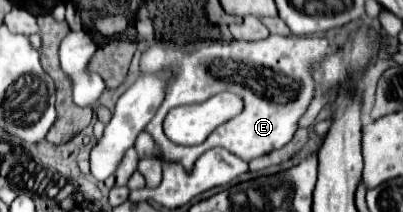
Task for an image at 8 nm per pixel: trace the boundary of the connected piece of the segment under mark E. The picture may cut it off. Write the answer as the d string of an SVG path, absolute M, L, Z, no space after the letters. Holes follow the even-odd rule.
M269 35L269 39L257 41L257 43L247 43L247 41L233 41L233 43L209 43L209 45L201 45L193 51L179 51L175 47L167 47L167 45L153 45L149 47L143 55L141 55L141 65L139 71L141 73L155 73L155 71L169 71L173 73L169 77L169 83L165 87L165 99L159 105L155 117L151 119L151 123L145 127L145 133L149 133L159 149L159 157L169 161L169 163L179 163L185 169L191 169L193 163L197 161L197 157L213 147L223 147L229 153L233 153L235 157L239 157L245 163L251 163L257 157L269 155L281 147L285 147L295 131L299 129L299 119L305 115L305 111L309 109L311 101L317 97L317 81L313 77L313 69L331 53L335 53L337 47L325 39L325 37L281 37L281 35ZM217 93L235 93L243 99L243 111L233 117L231 121L227 121L225 125L219 125L205 143L201 145L193 145L193 147L183 147L177 143L167 141L165 133L163 133L163 119L167 115L169 109L179 107L179 105L193 105L193 103L203 103L209 97L217 95Z

